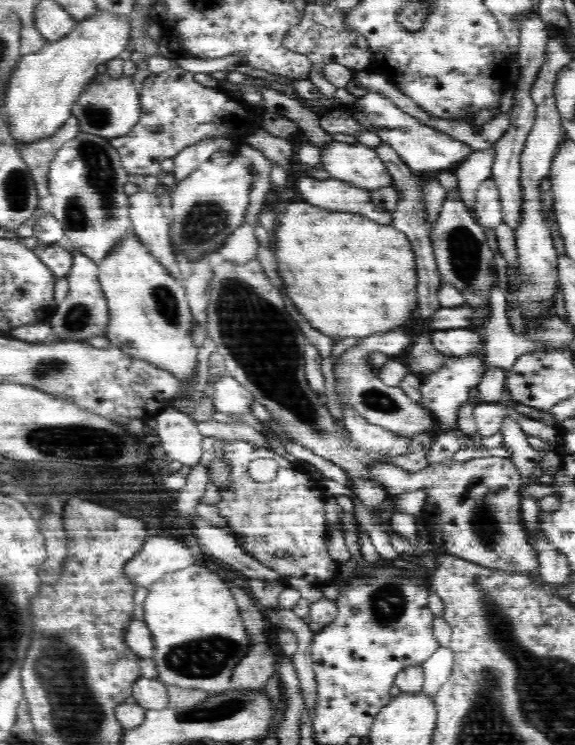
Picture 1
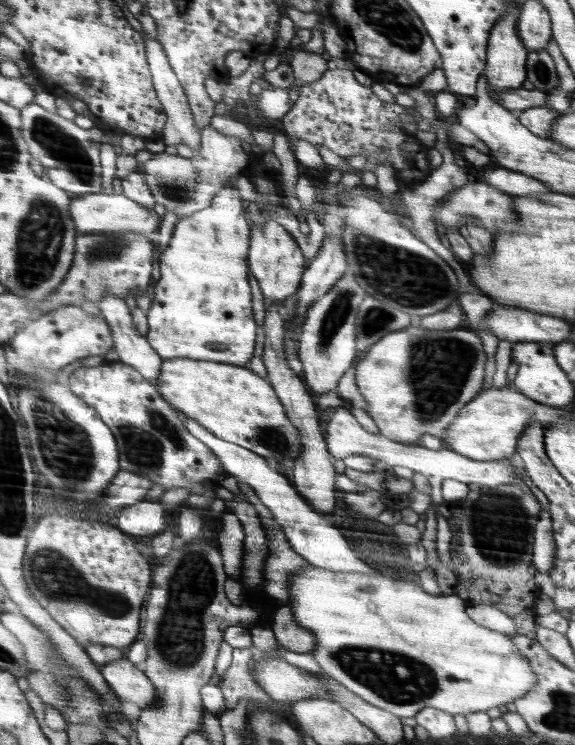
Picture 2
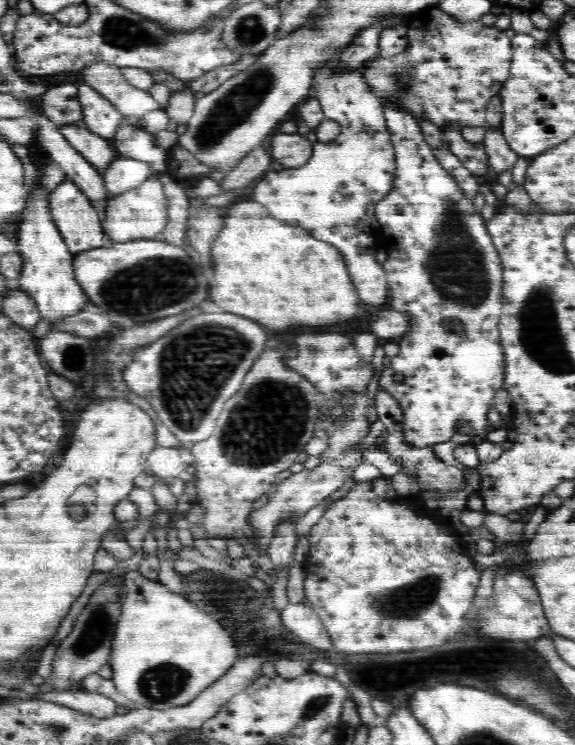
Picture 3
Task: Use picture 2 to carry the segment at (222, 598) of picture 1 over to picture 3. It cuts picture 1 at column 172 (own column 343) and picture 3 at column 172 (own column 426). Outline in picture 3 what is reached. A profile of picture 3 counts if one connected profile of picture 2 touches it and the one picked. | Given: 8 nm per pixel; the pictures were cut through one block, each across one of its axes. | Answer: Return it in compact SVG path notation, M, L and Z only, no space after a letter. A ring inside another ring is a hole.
M140 570L126 572L126 608L122 610L122 620L118 622L118 632L114 634L114 648L110 656L110 666L114 670L112 680L122 696L128 696L138 704L138 708L154 708L168 712L170 708L186 708L196 700L206 688L214 688L222 676L226 676L234 664L238 664L240 648L230 630L222 628L212 614L202 612L200 604L194 604L182 594L170 592L160 580L150 580L140 574Z

